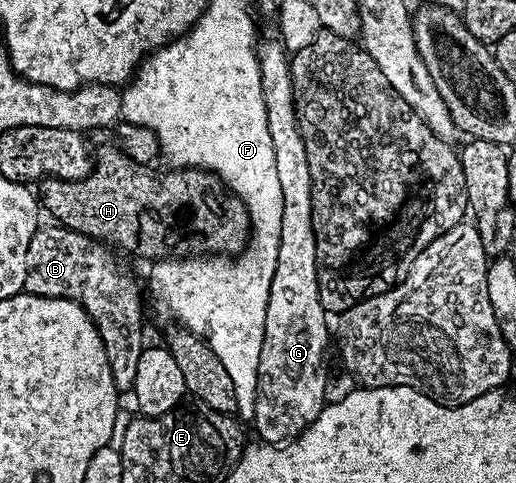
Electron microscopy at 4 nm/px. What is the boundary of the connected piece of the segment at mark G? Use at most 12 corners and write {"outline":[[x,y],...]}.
{"outline":[[257,46],[283,222],[252,426],[294,440],[327,398],[311,167],[291,60]]}

